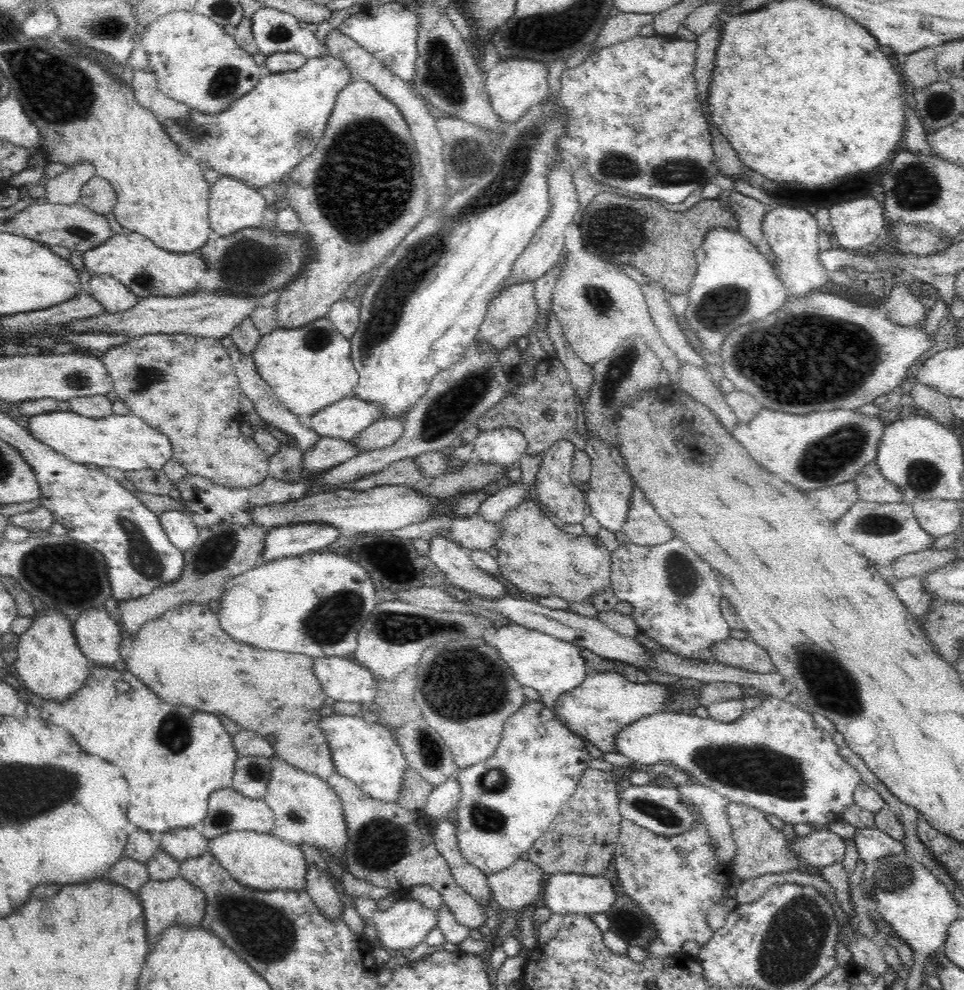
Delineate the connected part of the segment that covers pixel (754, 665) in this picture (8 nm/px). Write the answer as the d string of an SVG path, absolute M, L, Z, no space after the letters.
M728 637L711 646L713 656L726 666L766 674L775 670L774 663L767 650L752 639L743 640Z

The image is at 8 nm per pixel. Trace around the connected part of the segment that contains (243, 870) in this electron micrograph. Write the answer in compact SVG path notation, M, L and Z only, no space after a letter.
M237 830L217 836L208 842L209 851L241 886L258 891L296 891L306 888L308 863L299 845L270 833Z

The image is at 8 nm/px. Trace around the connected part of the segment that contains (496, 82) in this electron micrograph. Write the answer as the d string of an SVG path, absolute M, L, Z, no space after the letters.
M513 59L500 61L492 70L486 72L485 87L492 108L504 124L518 122L532 106L538 106L549 96L548 63Z

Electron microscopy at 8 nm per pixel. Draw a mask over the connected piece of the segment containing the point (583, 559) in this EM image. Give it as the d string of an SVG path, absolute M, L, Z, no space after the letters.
M537 499L512 508L502 520L501 538L496 542L500 574L522 592L562 597L567 601L587 601L612 582L612 555L598 537L573 536L554 525Z

